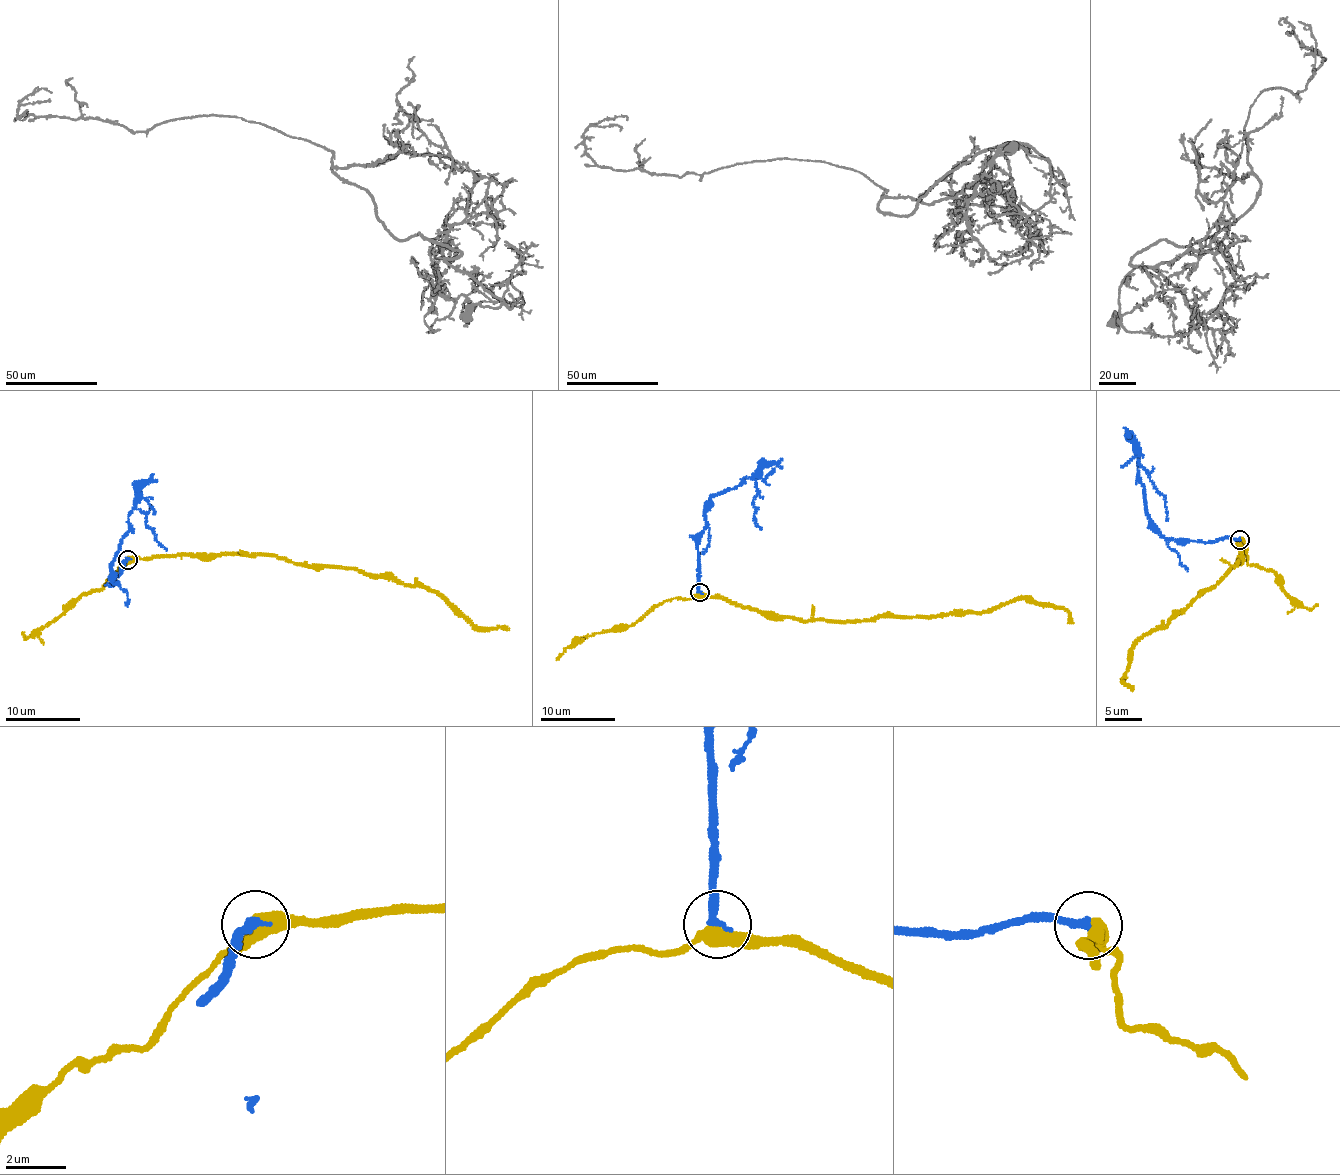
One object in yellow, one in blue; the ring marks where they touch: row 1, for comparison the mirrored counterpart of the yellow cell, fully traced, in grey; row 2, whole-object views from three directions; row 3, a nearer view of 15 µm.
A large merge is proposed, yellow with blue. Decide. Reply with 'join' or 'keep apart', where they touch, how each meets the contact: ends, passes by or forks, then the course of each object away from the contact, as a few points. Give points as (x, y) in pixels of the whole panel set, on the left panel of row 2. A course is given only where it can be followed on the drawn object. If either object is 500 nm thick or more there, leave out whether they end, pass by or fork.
join; place (128, 559); yellow passes by; blue ends; course yellow (127, 558), (236, 553), (361, 570), (437, 591), (478, 627), (502, 626), (509, 630); course blue (127, 559), (112, 582), (111, 565), (128, 530), (130, 513), (138, 509), (146, 514), (154, 540), (166, 550)

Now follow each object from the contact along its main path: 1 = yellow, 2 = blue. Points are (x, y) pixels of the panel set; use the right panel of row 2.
1: (1241, 539), (1236, 564), (1213, 588), (1131, 648), (1121, 681), (1132, 691)
2: (1239, 539), (1163, 537), (1147, 513), (1144, 486), (1139, 481), (1138, 462), (1164, 497), (1168, 520)

